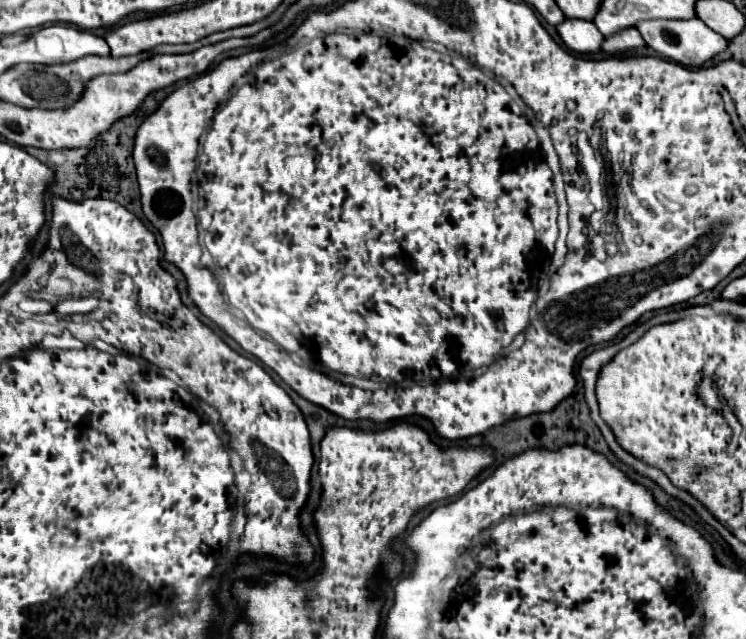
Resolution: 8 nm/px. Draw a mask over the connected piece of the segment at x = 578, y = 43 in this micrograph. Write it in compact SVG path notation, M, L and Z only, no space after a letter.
M566 19L558 25L558 33L564 45L576 53L598 53L604 43L604 35L592 25L592 21Z

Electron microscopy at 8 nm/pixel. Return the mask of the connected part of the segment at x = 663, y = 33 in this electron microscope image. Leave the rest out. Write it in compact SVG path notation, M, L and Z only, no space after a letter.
M642 21L636 25L640 35L644 37L646 45L652 47L656 53L660 53L666 59L672 59L686 67L702 67L704 63L712 61L720 53L724 53L730 45L726 37L712 31L708 25L698 21Z

